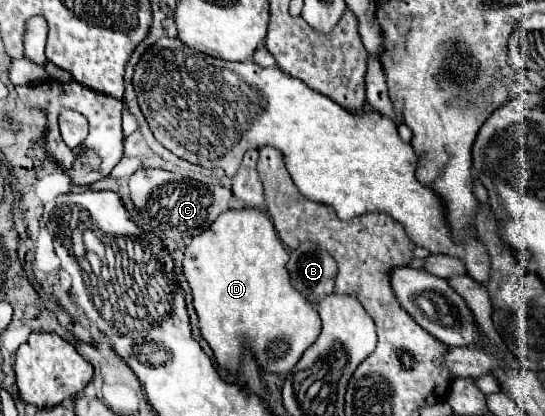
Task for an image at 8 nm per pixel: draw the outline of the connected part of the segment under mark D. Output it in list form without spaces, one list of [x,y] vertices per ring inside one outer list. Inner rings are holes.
[[[242,208],[226,210],[216,218],[216,222],[196,236],[186,246],[184,274],[194,294],[194,308],[200,318],[200,330],[220,366],[238,372],[242,346],[248,346],[260,368],[268,372],[288,374],[300,360],[302,350],[314,342],[320,334],[318,312],[312,302],[306,302],[304,294],[298,294],[292,286],[290,274],[286,274],[288,248],[278,238],[278,232],[264,210]]]

